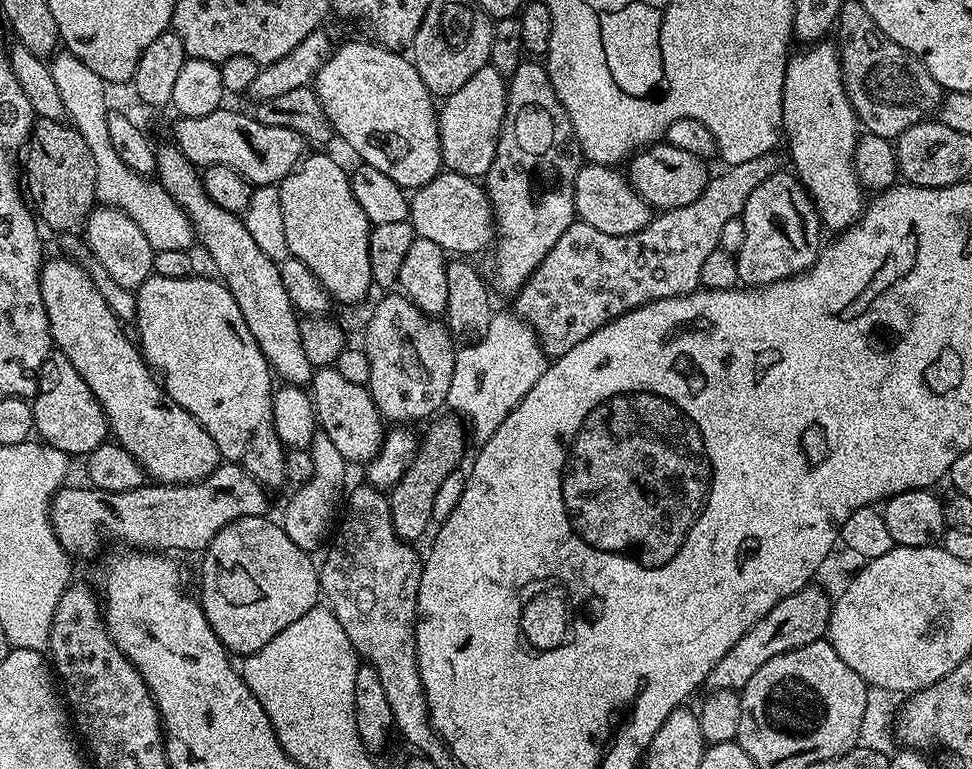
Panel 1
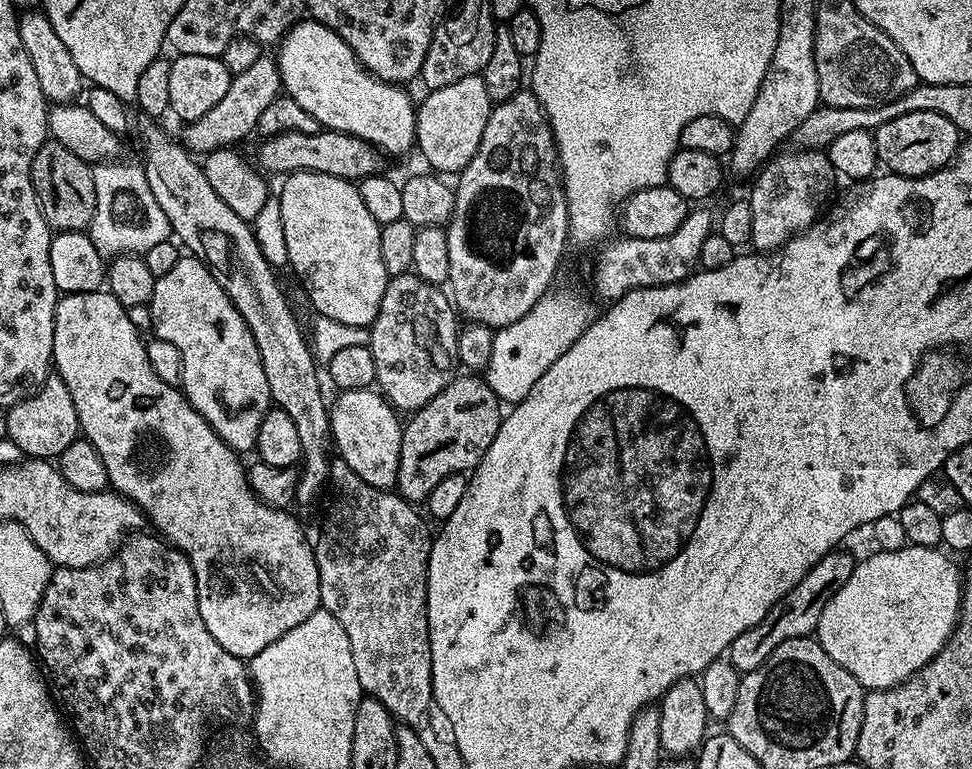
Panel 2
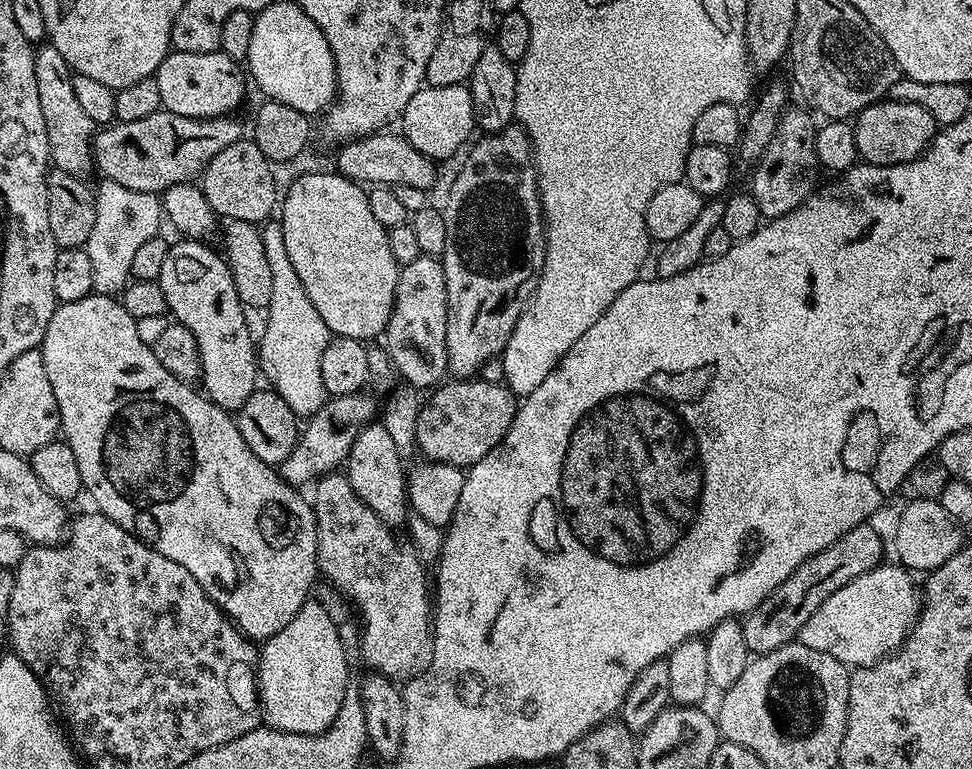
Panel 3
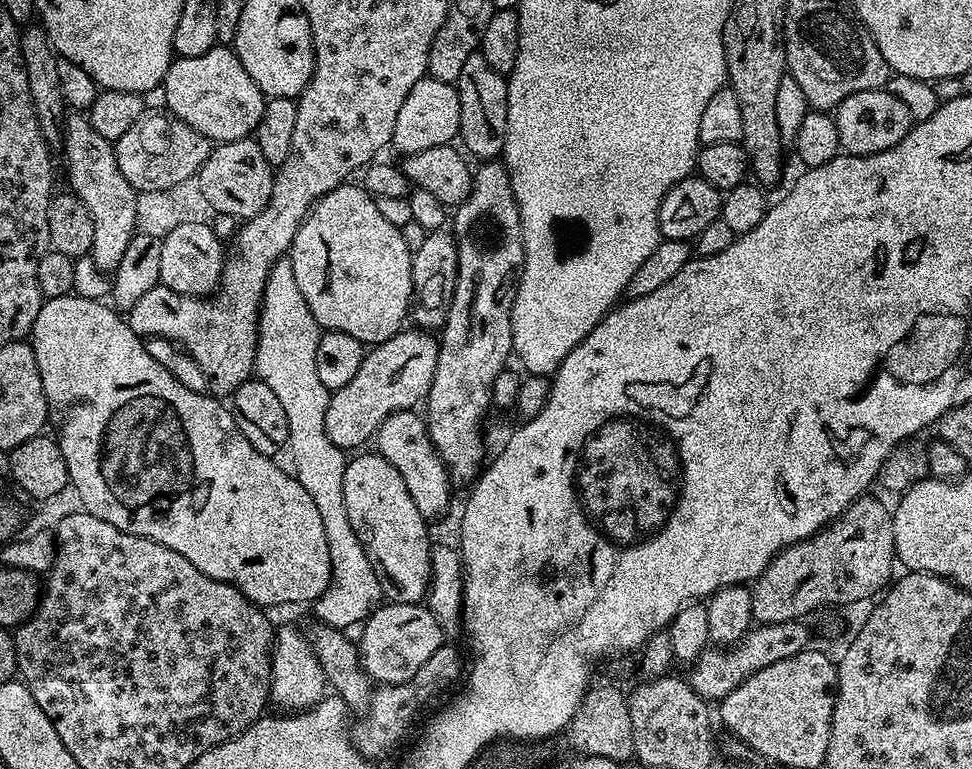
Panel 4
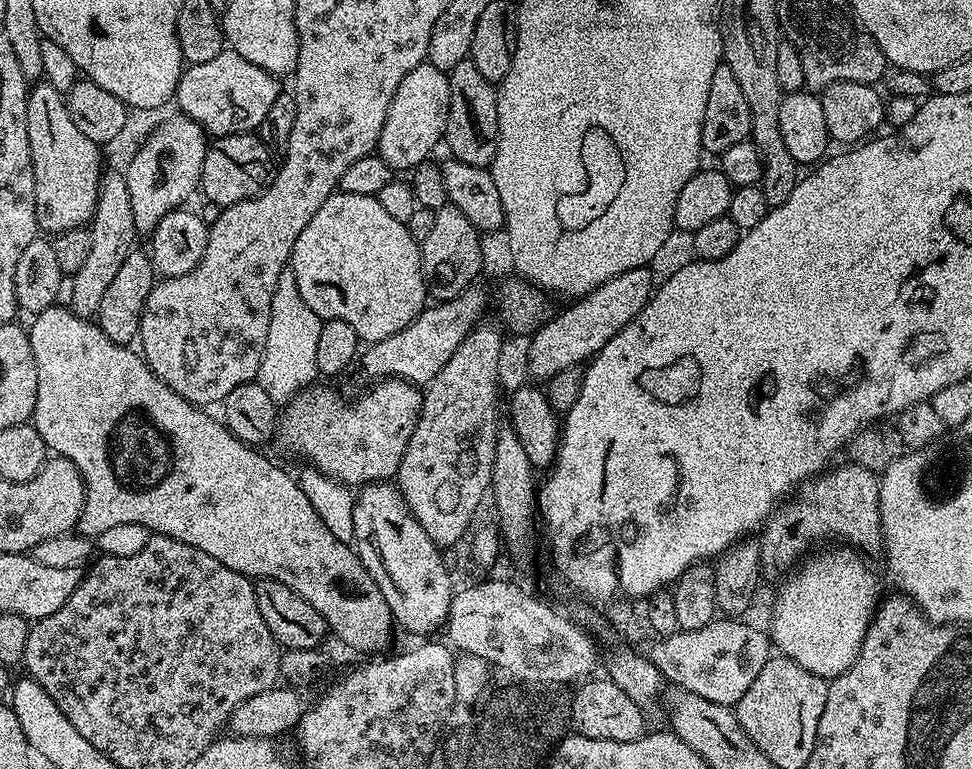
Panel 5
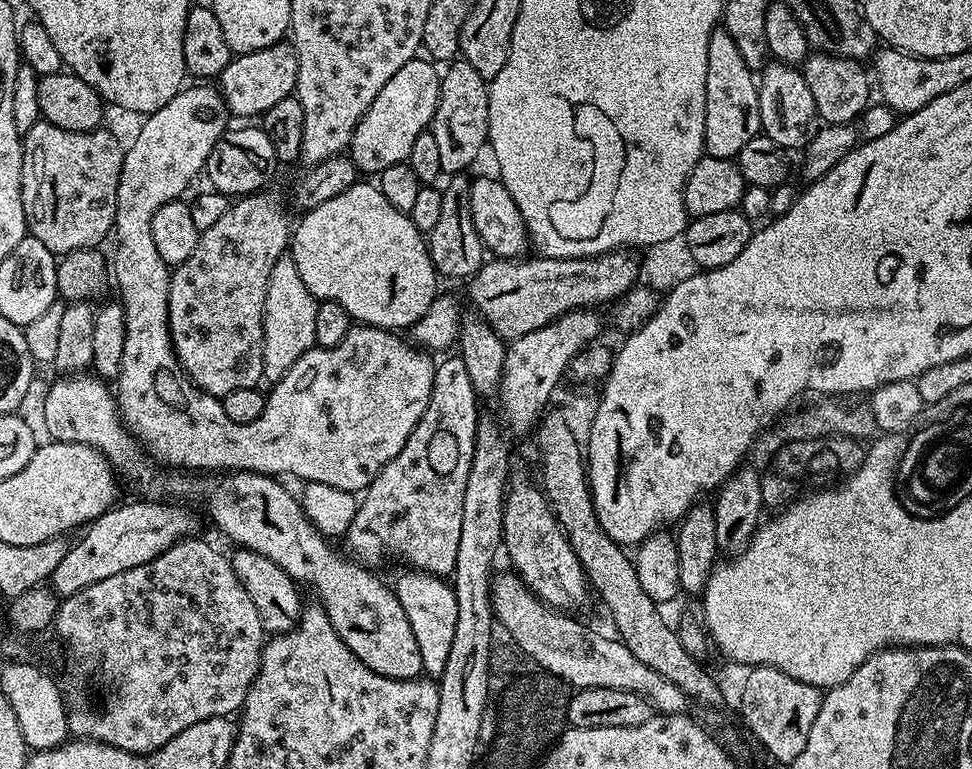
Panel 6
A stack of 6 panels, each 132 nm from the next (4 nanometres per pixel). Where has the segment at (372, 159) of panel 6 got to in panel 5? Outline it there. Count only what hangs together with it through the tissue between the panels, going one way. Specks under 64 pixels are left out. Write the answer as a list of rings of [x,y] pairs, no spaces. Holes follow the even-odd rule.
[[[427,62],[414,66],[402,82],[390,102],[386,122],[382,126],[378,155],[393,170],[411,170],[425,163],[436,148],[436,143],[444,140],[444,127],[450,110],[449,73],[438,70]]]

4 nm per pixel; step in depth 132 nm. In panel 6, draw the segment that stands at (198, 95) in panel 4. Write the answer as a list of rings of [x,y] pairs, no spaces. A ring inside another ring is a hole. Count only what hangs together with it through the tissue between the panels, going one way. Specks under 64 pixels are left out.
[[[281,42],[266,50],[258,50],[237,55],[222,70],[218,78],[218,87],[228,104],[229,113],[236,116],[263,117],[282,98],[293,95],[298,82],[298,58],[291,43]]]

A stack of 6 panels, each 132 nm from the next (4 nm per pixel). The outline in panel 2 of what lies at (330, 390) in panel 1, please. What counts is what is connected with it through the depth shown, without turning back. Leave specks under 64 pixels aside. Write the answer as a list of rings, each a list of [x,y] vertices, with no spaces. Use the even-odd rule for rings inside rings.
[[[372,388],[346,390],[337,397],[330,404],[329,426],[339,459],[344,460],[362,482],[375,488],[395,489],[404,433],[404,424],[396,409]]]

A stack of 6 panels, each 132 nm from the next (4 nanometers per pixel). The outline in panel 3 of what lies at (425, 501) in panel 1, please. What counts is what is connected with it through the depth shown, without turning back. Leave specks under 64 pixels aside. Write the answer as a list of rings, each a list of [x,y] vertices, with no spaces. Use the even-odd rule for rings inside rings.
[[[452,378],[441,383],[432,394],[428,401],[425,399],[421,403],[417,420],[416,447],[419,455],[424,455],[421,457],[425,461],[437,460],[467,470],[486,458],[486,454],[490,454],[492,449],[503,444],[504,436],[516,417],[518,397],[505,383],[495,384],[479,378]]]

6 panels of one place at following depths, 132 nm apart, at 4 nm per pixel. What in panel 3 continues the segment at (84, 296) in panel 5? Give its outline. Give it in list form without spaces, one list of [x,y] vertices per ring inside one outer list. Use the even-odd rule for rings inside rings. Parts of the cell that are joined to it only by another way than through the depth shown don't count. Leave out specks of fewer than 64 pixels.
[[[50,42],[41,43],[35,54],[34,82],[38,82],[38,106],[42,106],[42,118],[46,122],[51,163],[61,172],[91,173],[94,168],[92,141],[98,125],[85,114],[74,94],[73,70]]]

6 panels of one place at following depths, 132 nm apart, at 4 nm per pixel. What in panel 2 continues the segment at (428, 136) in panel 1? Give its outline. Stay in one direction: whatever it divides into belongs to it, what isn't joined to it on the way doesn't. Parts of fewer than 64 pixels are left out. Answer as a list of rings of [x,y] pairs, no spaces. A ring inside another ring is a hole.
[[[301,18],[280,41],[275,49],[274,59],[280,71],[281,89],[291,100],[298,102],[298,106],[302,106],[302,110],[306,110],[310,118],[320,123],[321,129],[357,136],[387,155],[389,152],[392,156],[400,156],[403,152],[413,151],[416,143],[417,110],[414,100],[412,104],[401,85],[376,79],[362,66],[362,62],[358,62],[354,50],[350,50],[350,46],[346,46],[346,42],[342,42],[342,38],[334,34],[334,30],[314,19]]]

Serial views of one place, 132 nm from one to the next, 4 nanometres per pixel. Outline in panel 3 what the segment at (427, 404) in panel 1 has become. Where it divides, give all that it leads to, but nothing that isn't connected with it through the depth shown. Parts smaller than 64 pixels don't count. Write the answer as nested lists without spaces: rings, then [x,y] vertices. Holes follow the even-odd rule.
[[[422,254],[414,258],[414,262],[400,268],[394,306],[388,326],[382,333],[392,366],[401,381],[416,390],[423,390],[428,387],[431,389],[445,379],[448,372],[447,325],[448,299],[444,265],[437,257]]]

